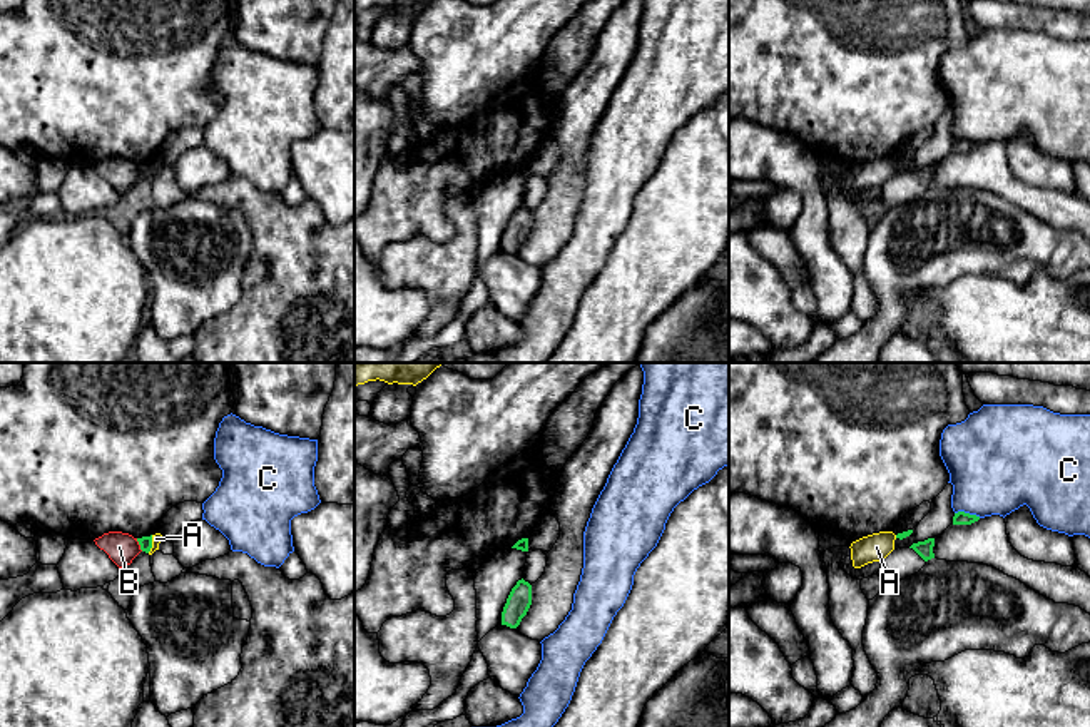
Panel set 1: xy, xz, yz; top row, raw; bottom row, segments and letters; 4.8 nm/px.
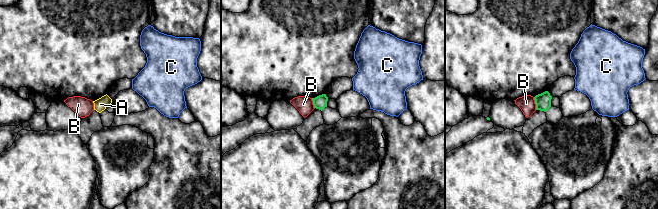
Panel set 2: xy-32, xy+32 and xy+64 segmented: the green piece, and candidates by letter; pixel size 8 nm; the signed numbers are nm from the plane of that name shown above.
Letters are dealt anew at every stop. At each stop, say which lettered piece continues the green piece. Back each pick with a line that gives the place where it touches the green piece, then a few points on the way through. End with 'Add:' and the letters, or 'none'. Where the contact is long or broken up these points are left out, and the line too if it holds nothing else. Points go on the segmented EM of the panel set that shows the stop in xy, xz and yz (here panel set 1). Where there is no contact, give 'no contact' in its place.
Add: none

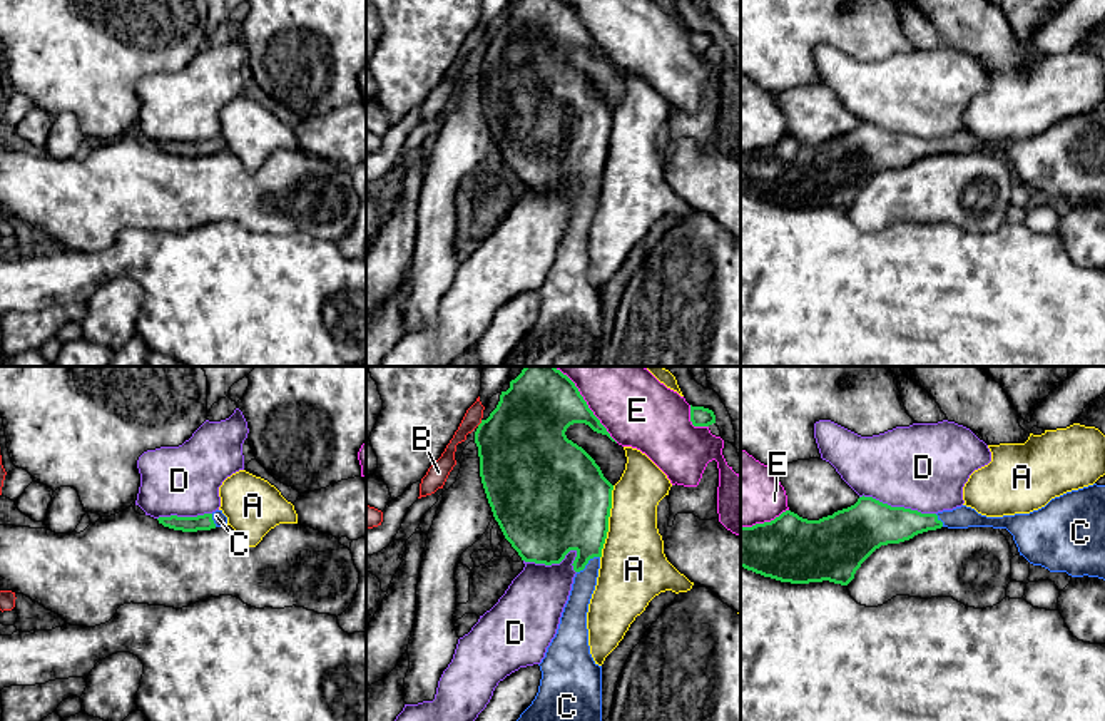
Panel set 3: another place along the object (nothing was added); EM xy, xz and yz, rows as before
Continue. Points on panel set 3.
C: meets green in xz at (587, 562); runs through xz (569, 514), (585, 531), (587, 562), (587, 574), (575, 609)
Add: C

